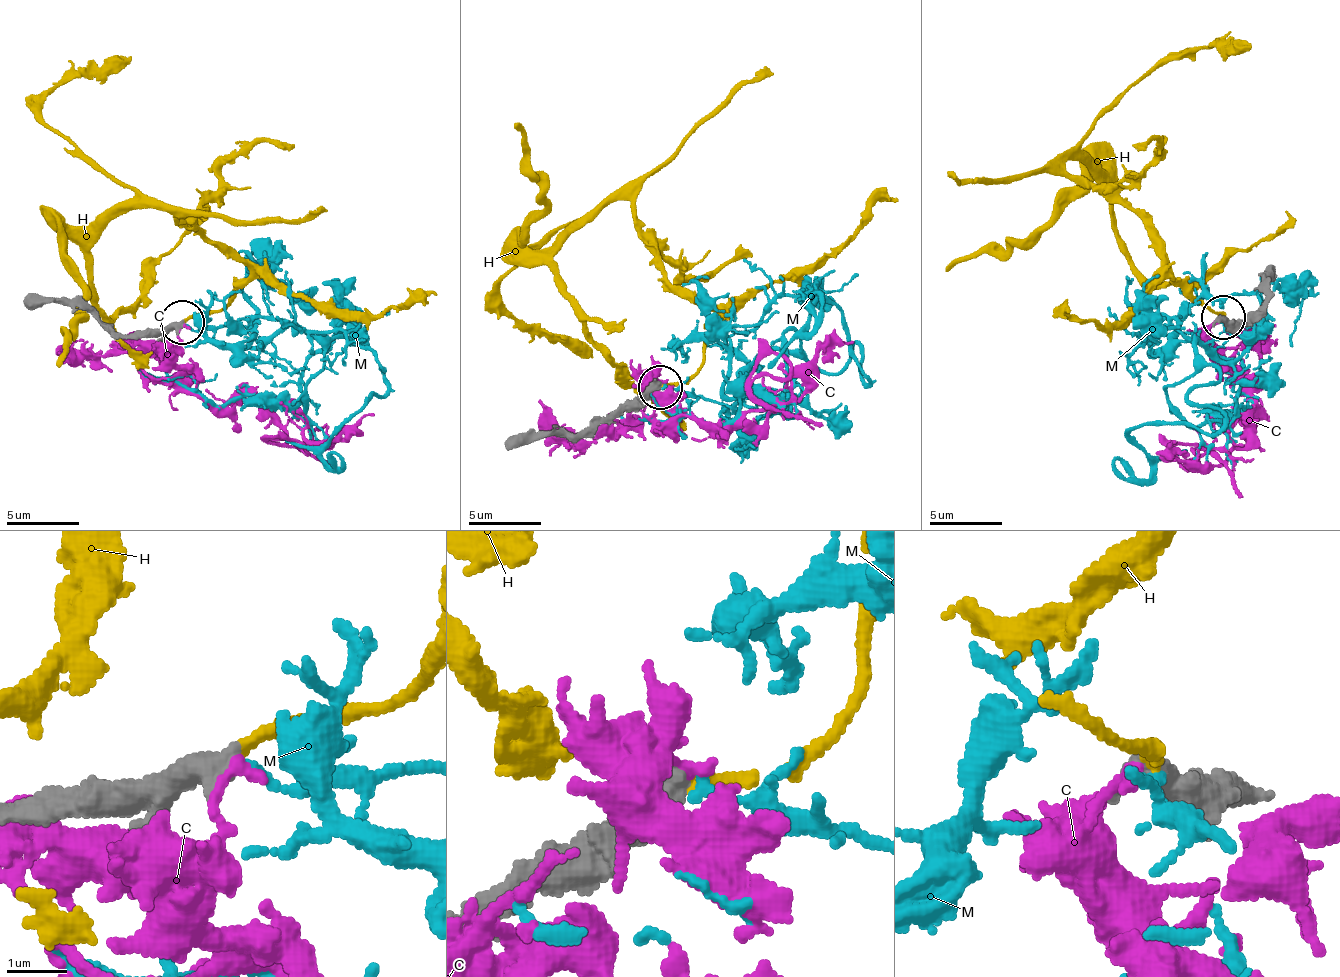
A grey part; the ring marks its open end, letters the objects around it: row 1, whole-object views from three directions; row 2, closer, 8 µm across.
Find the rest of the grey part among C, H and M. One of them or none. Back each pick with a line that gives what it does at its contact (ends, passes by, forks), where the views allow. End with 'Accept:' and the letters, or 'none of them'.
H: it ends
Accept: H

